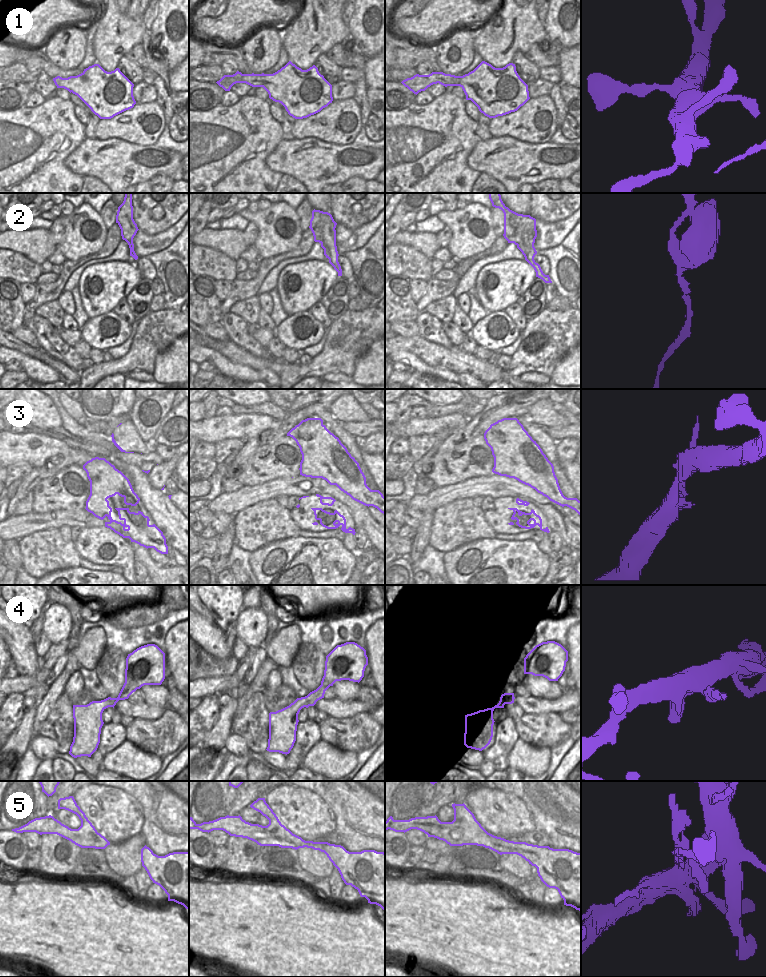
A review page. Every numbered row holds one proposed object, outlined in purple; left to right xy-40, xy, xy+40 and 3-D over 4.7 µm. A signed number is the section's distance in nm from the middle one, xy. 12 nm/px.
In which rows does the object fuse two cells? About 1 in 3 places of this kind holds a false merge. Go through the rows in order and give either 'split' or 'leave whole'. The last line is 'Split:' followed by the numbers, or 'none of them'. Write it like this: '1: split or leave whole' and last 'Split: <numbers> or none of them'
1: leave whole
2: split
3: leave whole
4: leave whole
5: split
Split: 2, 5

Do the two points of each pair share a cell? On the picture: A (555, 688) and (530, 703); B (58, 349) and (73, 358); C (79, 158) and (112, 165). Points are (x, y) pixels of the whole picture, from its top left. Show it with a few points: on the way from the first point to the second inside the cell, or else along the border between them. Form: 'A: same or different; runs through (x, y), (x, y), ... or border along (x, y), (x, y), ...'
A: different; border along (567, 691), (554, 699), (544, 698)
B: same; runs through (62, 352), (69, 357)
C: same; runs through (87, 162), (104, 162)

